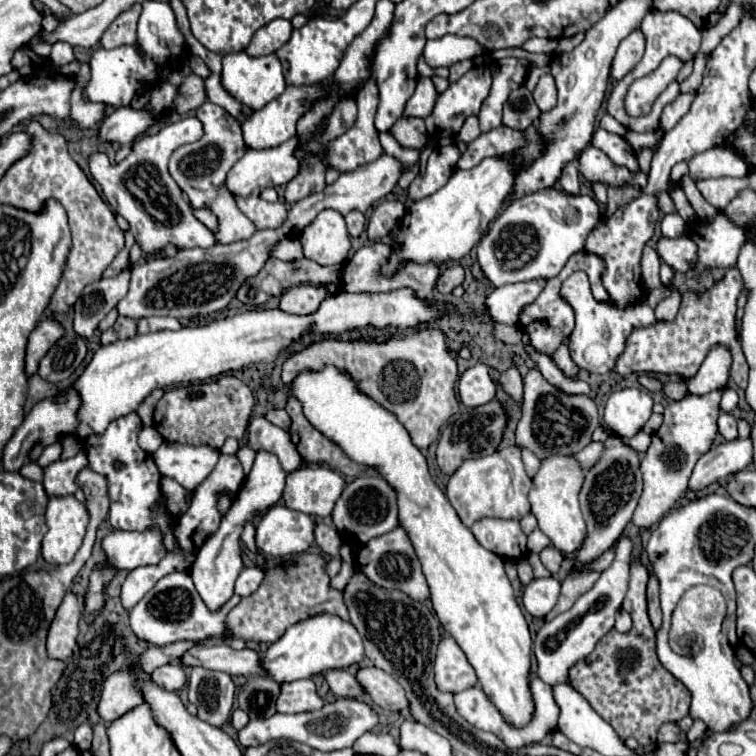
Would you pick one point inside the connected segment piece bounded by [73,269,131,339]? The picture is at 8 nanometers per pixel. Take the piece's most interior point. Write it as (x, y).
(97, 299)

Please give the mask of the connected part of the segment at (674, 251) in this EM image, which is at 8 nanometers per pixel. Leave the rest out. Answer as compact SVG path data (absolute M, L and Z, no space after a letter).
M661 237L657 243L657 253L663 263L681 273L687 273L697 263L697 245L689 237L679 239Z

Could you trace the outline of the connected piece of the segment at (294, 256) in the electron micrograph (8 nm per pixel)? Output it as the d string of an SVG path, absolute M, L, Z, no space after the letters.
M291 237L287 241L279 241L279 245L275 245L273 249L273 255L281 261L297 261L303 257L303 251L301 251L301 243L299 239Z

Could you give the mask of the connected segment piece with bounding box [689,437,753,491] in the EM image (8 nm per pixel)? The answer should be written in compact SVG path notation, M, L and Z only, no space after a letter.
M735 439L711 447L695 465L689 489L701 491L711 483L723 483L729 475L751 467L753 463L753 439Z

